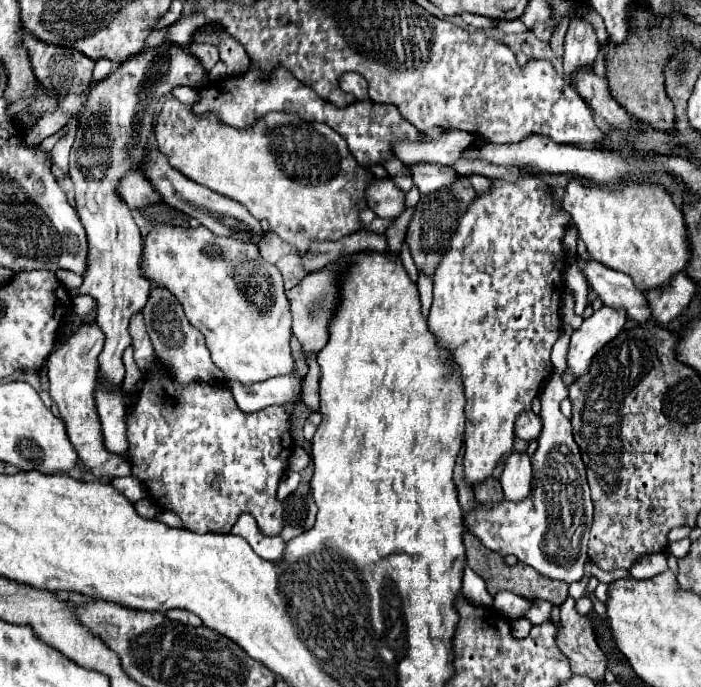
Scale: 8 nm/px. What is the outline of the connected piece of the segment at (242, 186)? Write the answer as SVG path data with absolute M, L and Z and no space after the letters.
M175 97L167 99L161 113L155 119L153 133L159 151L169 159L169 163L181 171L191 181L225 195L249 209L255 219L267 219L273 233L283 241L299 249L299 255L307 255L313 239L337 241L345 235L359 231L359 213L367 207L365 189L375 179L367 169L357 165L355 157L349 153L347 143L325 123L305 121L293 113L267 113L253 127L235 129L225 125L215 113L193 113Z

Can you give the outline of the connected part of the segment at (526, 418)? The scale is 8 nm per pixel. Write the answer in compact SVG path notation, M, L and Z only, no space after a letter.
M525 411L515 421L515 435L523 441L537 439L541 433L541 417L537 417L533 411Z

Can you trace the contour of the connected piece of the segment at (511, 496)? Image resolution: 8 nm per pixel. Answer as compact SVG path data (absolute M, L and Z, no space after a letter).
M511 453L505 459L505 467L501 473L501 485L505 499L509 501L521 501L531 491L531 461L529 455L523 453Z

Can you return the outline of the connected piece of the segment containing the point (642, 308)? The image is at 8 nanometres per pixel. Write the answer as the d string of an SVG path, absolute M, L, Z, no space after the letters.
M579 259L579 267L583 269L589 285L605 305L613 309L623 307L627 311L627 317L639 323L653 321L645 293L639 291L625 273L613 271L595 261L583 263L581 259Z

